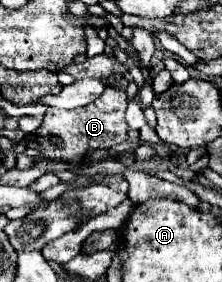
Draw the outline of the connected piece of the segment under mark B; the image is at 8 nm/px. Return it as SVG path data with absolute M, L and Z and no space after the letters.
M107 87L103 95L95 99L95 103L73 109L73 111L59 111L47 109L43 123L35 131L35 141L39 143L39 153L49 161L63 161L71 167L79 167L87 151L95 149L109 149L119 145L127 139L127 123L125 123L125 109L127 109L127 93L115 87Z

